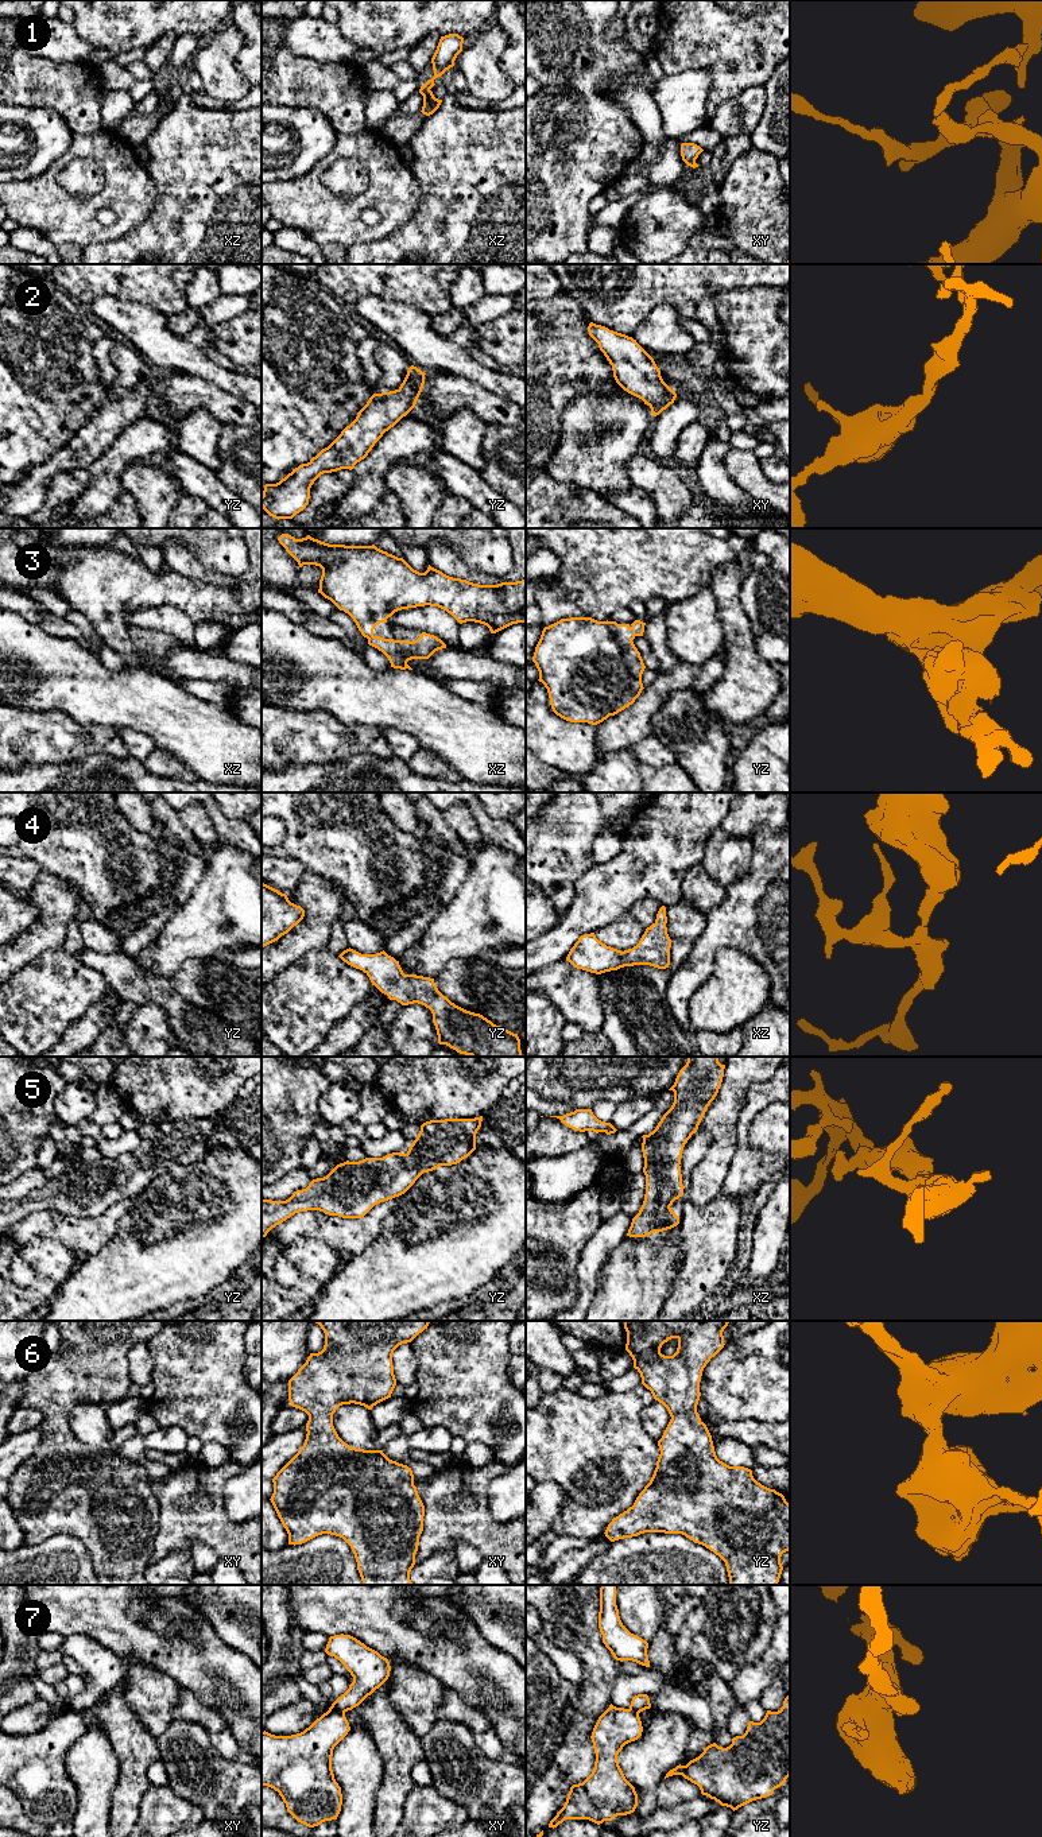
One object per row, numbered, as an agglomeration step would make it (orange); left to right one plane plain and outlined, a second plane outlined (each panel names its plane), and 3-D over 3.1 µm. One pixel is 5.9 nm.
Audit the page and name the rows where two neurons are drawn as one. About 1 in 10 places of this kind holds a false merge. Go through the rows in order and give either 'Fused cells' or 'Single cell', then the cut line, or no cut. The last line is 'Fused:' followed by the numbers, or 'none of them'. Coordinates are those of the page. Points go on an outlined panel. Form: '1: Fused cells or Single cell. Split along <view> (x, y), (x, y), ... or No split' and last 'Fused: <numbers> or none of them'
1: Single cell. No split
2: Single cell. No split
3: Single cell. No split
4: Single cell. No split
5: Single cell. No split
6: Single cell. No split
7: Fused cells. Split along xy (332, 1705), (344, 1713)
Fused: 7

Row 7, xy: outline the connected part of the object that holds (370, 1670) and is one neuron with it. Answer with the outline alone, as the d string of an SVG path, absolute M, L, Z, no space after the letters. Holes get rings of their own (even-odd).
M350 1635L330 1636L325 1652L338 1659L353 1677L349 1689L332 1704L344 1713L359 1706L390 1677L388 1659Z

